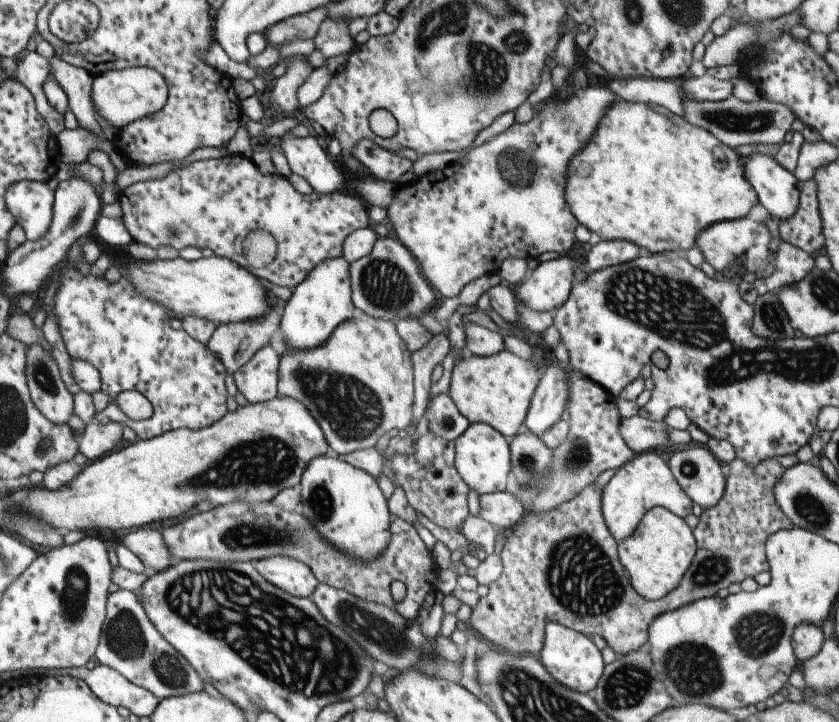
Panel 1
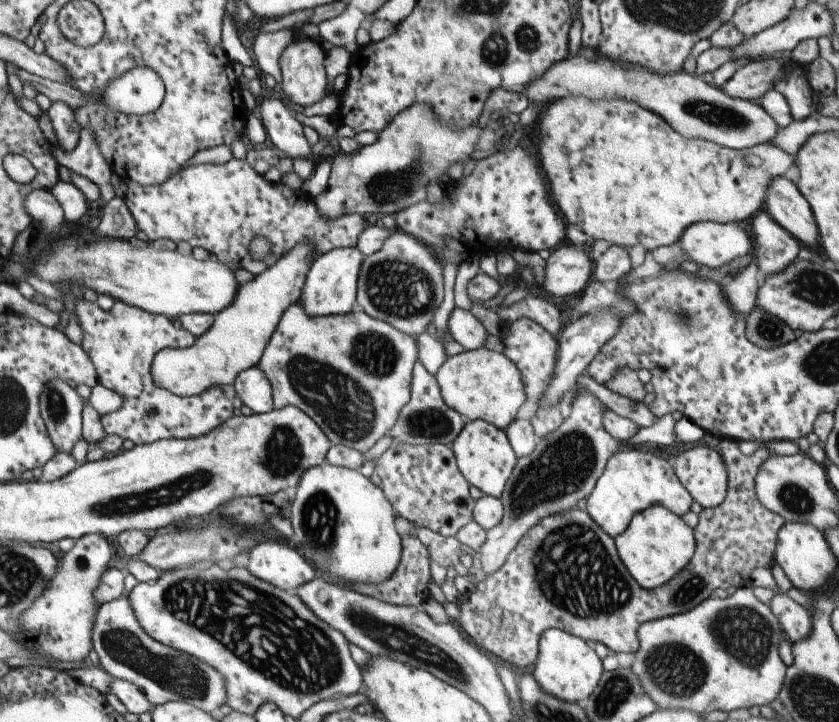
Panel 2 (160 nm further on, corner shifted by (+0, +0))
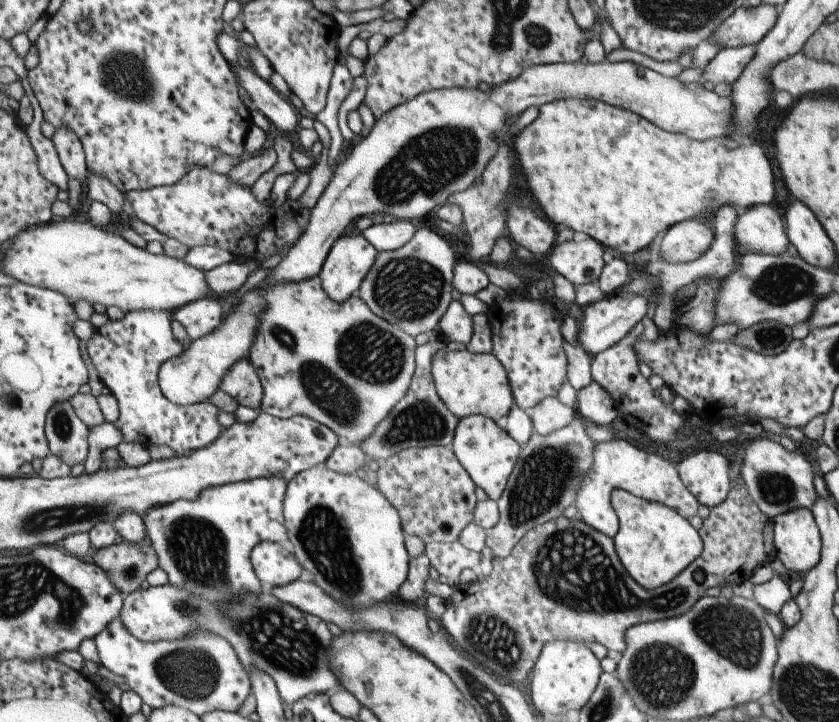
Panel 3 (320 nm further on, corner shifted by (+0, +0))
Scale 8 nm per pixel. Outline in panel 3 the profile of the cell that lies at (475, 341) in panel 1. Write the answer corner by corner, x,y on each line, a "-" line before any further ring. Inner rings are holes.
454,296
439,319
435,332
439,333
446,342
455,341
467,344
471,338
471,325
471,316
465,312
457,297

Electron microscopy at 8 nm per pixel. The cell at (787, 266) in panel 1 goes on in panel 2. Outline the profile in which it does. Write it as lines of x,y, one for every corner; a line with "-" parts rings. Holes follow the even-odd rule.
763,210
753,215
751,220
752,251
758,268
758,279
783,272
797,259
801,245
783,228
780,228

